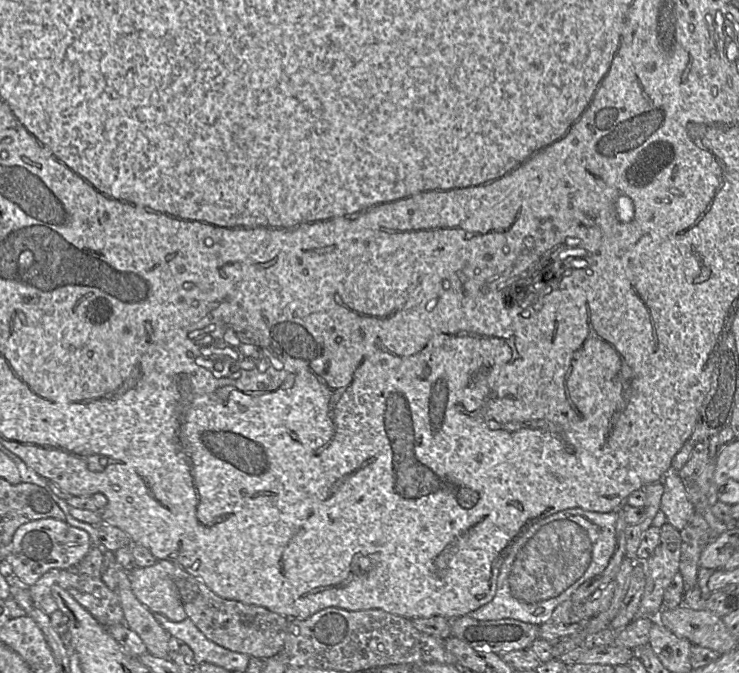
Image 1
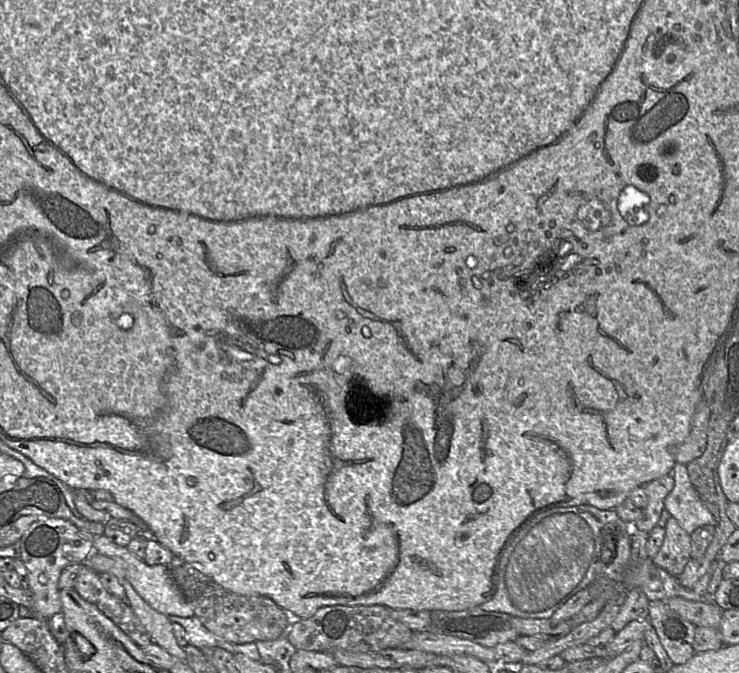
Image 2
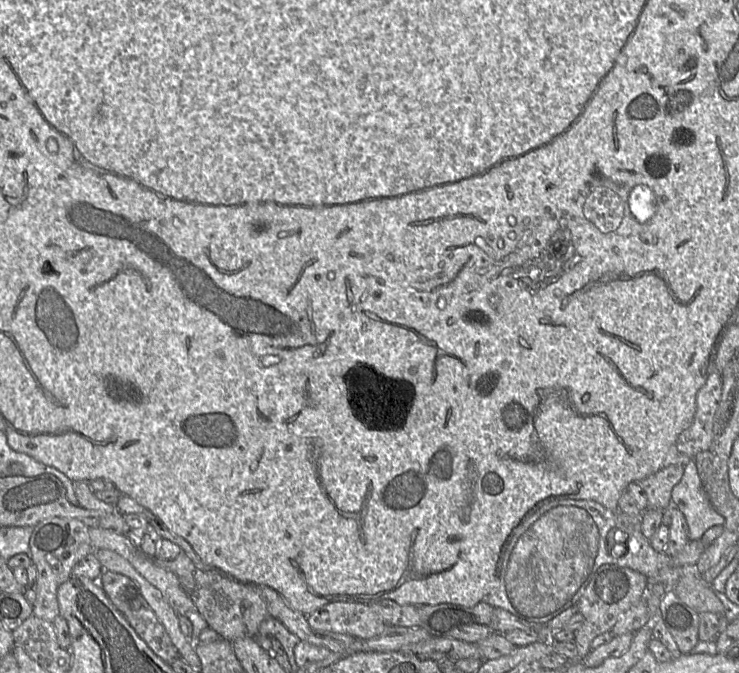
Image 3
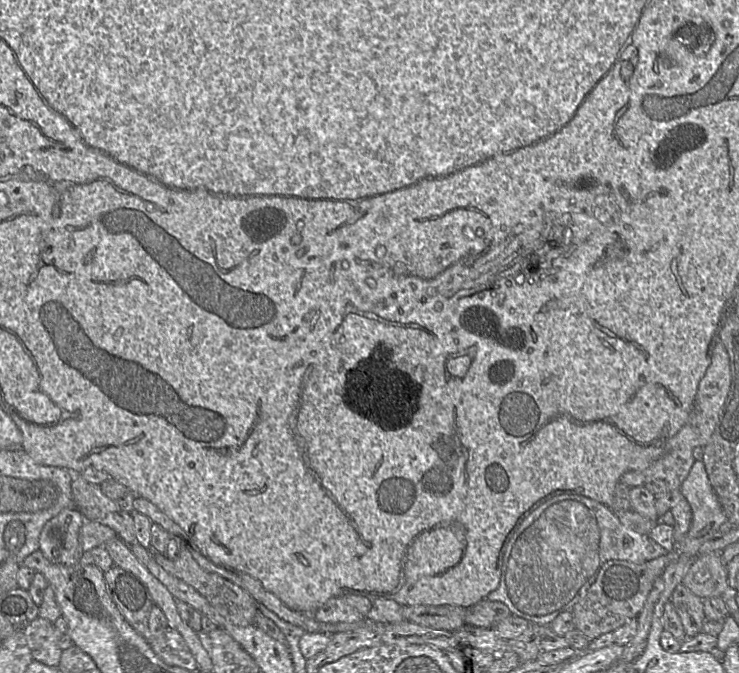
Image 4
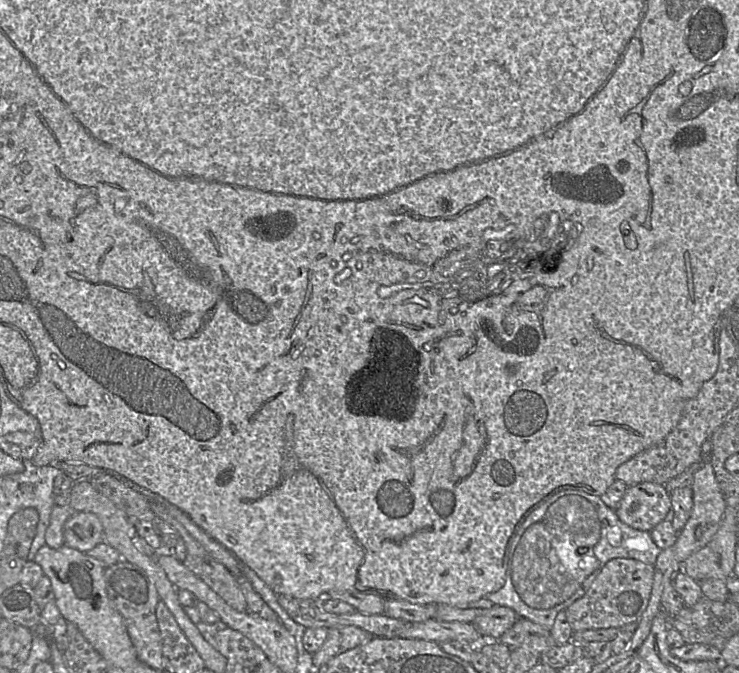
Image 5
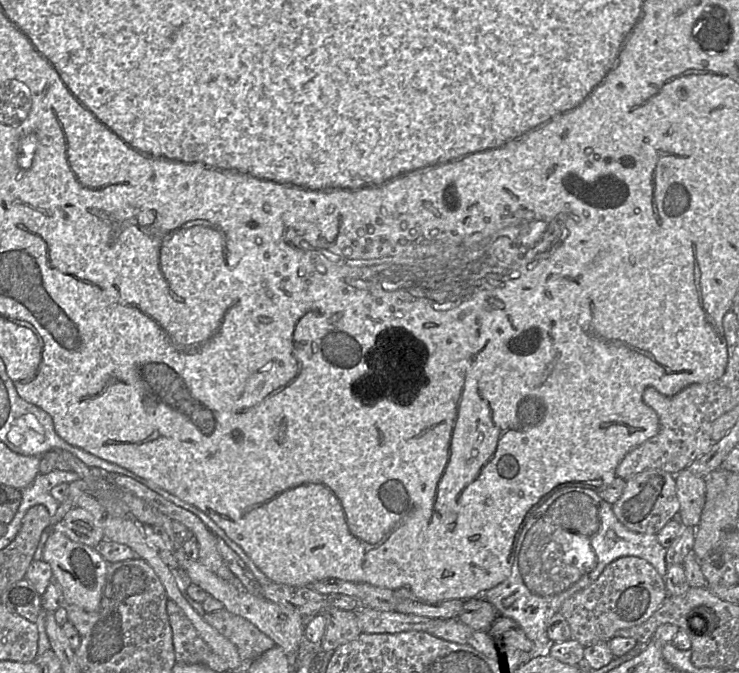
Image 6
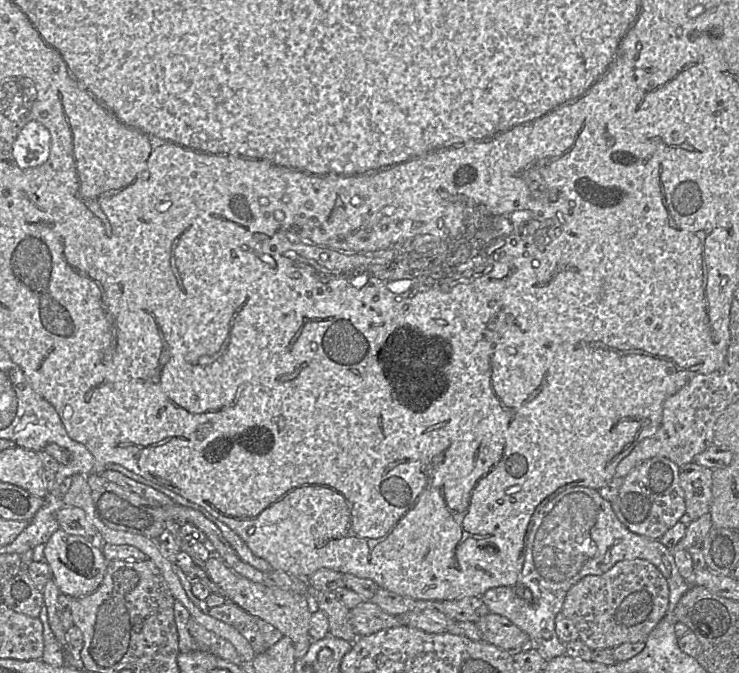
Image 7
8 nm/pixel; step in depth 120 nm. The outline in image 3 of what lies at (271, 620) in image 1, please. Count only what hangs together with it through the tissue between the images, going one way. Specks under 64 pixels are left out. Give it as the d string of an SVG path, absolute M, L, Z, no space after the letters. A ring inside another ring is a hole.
M184 551L172 561L160 560L156 557L152 561L177 576L208 626L228 641L257 636L261 623L269 616L267 605L254 585L238 582L219 570L200 570Z

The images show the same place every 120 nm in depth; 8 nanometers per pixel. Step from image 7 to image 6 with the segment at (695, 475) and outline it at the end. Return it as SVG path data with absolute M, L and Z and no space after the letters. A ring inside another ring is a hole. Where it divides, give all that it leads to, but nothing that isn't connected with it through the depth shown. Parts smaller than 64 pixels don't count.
M683 469L676 476L676 493L680 503L679 515L685 527L697 526L705 505L706 485L703 477L698 477Z

